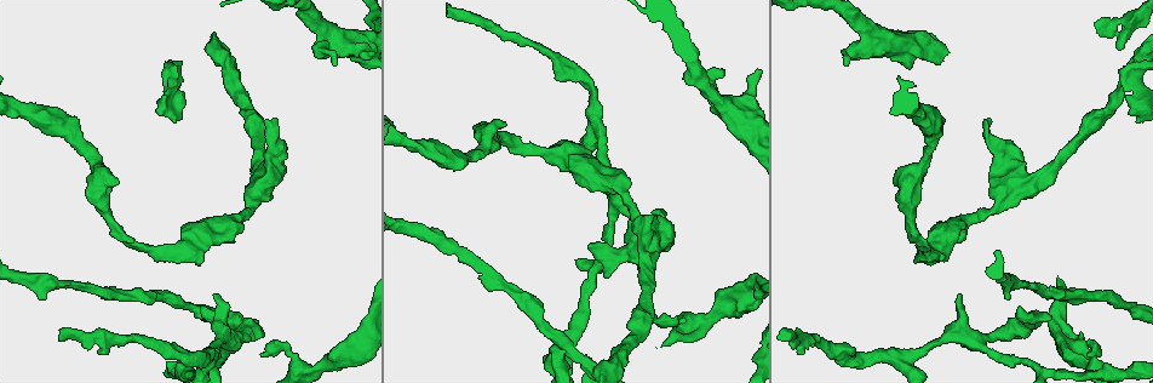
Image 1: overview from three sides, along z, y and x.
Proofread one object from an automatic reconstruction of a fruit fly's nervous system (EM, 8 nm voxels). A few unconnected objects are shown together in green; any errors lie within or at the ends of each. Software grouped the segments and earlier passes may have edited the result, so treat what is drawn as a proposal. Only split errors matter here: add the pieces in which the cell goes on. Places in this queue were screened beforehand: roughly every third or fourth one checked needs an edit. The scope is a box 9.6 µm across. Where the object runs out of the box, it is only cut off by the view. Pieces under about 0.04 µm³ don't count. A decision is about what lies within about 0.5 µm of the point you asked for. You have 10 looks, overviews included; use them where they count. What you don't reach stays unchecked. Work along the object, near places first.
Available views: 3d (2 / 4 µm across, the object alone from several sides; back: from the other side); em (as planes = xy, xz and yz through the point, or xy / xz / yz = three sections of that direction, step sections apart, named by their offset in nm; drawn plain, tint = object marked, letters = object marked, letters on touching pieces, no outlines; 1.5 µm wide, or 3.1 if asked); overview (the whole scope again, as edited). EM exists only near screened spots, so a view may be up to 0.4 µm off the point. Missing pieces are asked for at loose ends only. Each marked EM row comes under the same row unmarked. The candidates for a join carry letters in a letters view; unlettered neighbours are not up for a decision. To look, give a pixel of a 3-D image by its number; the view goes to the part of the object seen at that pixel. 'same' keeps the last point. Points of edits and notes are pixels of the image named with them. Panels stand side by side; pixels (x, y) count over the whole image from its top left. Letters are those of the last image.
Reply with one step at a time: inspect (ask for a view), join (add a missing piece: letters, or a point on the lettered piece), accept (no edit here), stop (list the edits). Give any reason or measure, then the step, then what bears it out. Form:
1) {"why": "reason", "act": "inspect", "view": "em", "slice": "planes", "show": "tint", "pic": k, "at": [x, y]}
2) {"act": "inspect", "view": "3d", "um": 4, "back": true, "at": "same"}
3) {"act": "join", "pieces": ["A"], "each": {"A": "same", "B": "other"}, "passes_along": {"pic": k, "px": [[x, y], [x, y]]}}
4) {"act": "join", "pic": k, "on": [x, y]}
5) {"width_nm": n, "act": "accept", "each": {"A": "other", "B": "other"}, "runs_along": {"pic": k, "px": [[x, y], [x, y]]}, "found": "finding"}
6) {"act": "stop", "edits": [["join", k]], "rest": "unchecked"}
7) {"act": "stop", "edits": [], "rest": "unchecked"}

{"why": "branch stops here", "act": "inspect", "view": "em", "slice": "planes", "show": "letters", "pic": 1, "at": [161, 101]}

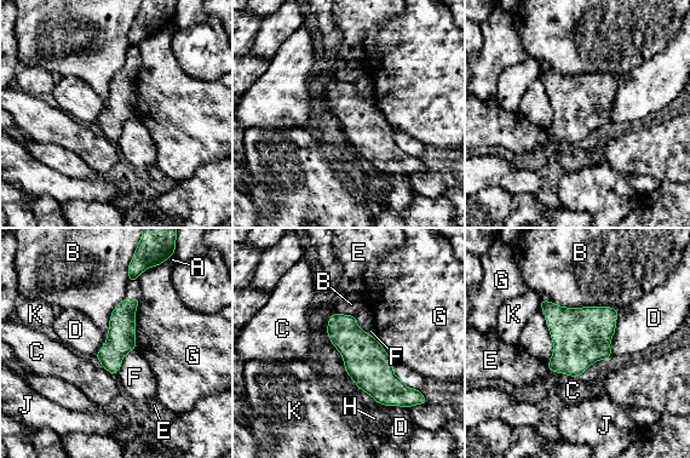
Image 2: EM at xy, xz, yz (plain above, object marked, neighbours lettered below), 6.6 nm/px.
{"width_nm": 180, "act": "accept", "each": {"A": "other", "B": "other", "C": "other", "D": "other", "E": "other", "F": "other", "G": "other", "H": "other", "J": "other", "K": "other"}, "border": {"pic": 2, "px": [[550, 299], [565, 307], [617, 309]]}, "found": "none of them fits"}

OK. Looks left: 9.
{"why": "an open end", "act": "inspect", "view": "3d", "um": 4, "pic": 1, "at": [896, 177]}

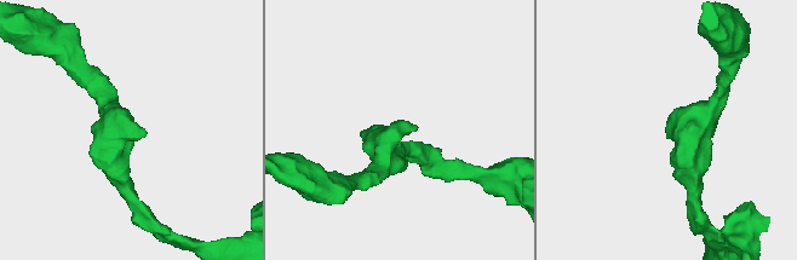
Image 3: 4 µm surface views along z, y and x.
{"why": "shape alone is not enough", "act": "inspect", "view": "em", "slice": "xz", "step": 4, "show": "tint", "pic": 3, "at": [416, 126]}

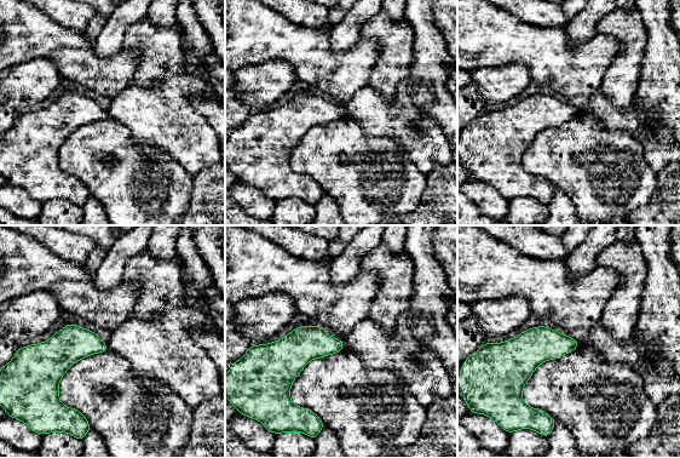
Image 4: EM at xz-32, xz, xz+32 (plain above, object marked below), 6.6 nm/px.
{"act": "inspect", "view": "em", "slice": "planes", "show": "letters", "at": "same"}

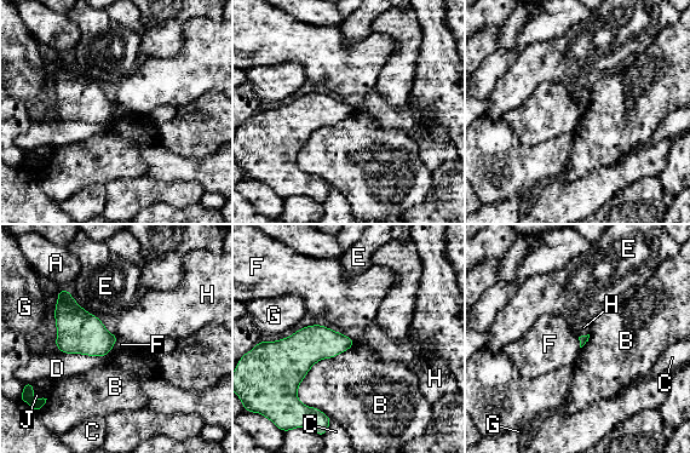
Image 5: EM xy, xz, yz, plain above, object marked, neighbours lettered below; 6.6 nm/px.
{"act": "accept", "each": {"A": "other", "B": "other", "C": "other", "D": "other", "E": "other", "F": "other", "G": "other", "H": "other", "J": "other"}, "border": {"pic": 5, "px": [[118, 337], [114, 347], [105, 355]]}, "found": "none of them fits"}

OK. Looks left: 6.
{"why": "an open end", "act": "inspect", "view": "em", "slice": "xy", "step": 8, "show": "tint", "pic": 1, "at": [214, 295]}

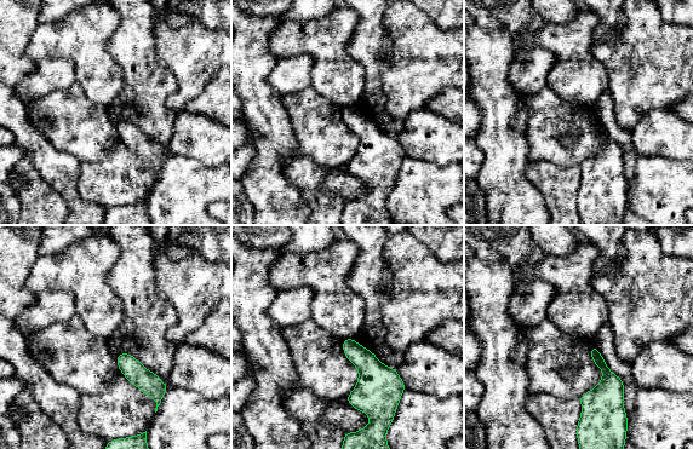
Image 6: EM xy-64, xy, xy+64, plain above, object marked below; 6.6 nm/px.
{"why": "another direction", "act": "inspect", "view": "em", "slice": "planes", "show": "letters", "at": "same"}

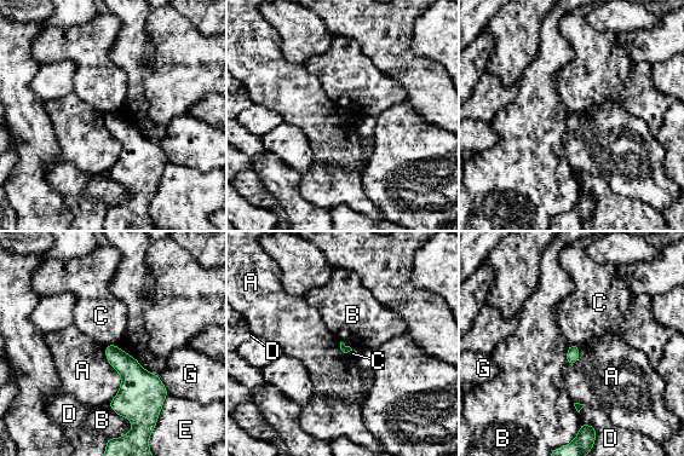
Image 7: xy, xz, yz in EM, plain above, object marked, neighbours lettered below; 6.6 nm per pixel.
{"act": "accept", "each": {"A": "other", "B": "other", "C": "other", "D": "other", "E": "other", "G": "other"}, "border": {"pic": 7, "px": [[115, 344], [105, 346]]}, "found": "none of them fits"}

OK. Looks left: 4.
{"why": "an open end", "act": "inspect", "view": "em", "slice": "xy", "step": 4, "show": "tint", "pic": 1, "at": [335, 65]}

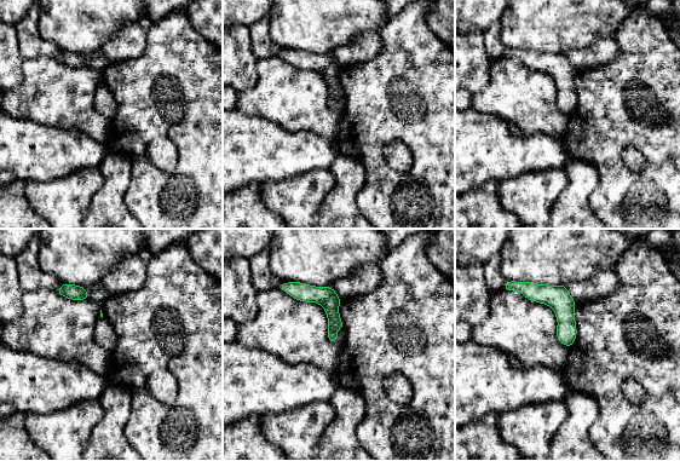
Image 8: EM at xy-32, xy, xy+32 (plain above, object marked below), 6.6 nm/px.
{"act": "inspect", "view": "em", "slice": "planes", "show": "letters", "at": "same"}

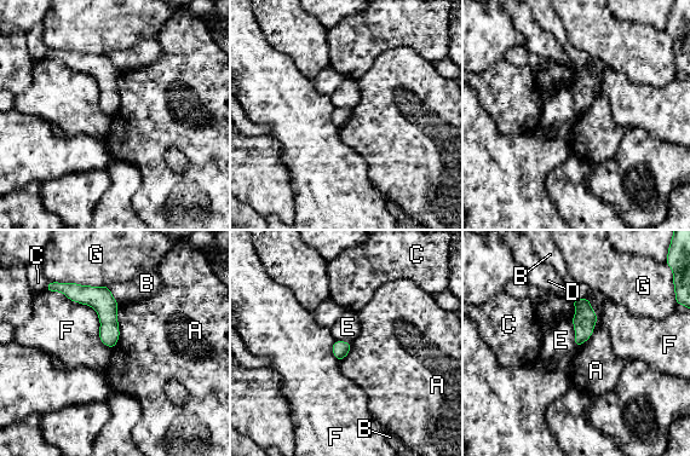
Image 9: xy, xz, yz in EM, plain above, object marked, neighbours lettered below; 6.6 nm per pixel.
{"act": "accept", "each": {"A": "other", "B": "other", "C": "other", "D": "other", "E": "other", "F": "other", "G": "other"}, "border": {"pic": 9, "px": [[119, 305], [119, 340], [113, 348]]}, "found": "no lettered piece goes on from it"}

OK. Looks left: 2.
{"act": "stop", "edits": [], "rest": "unchecked"}

